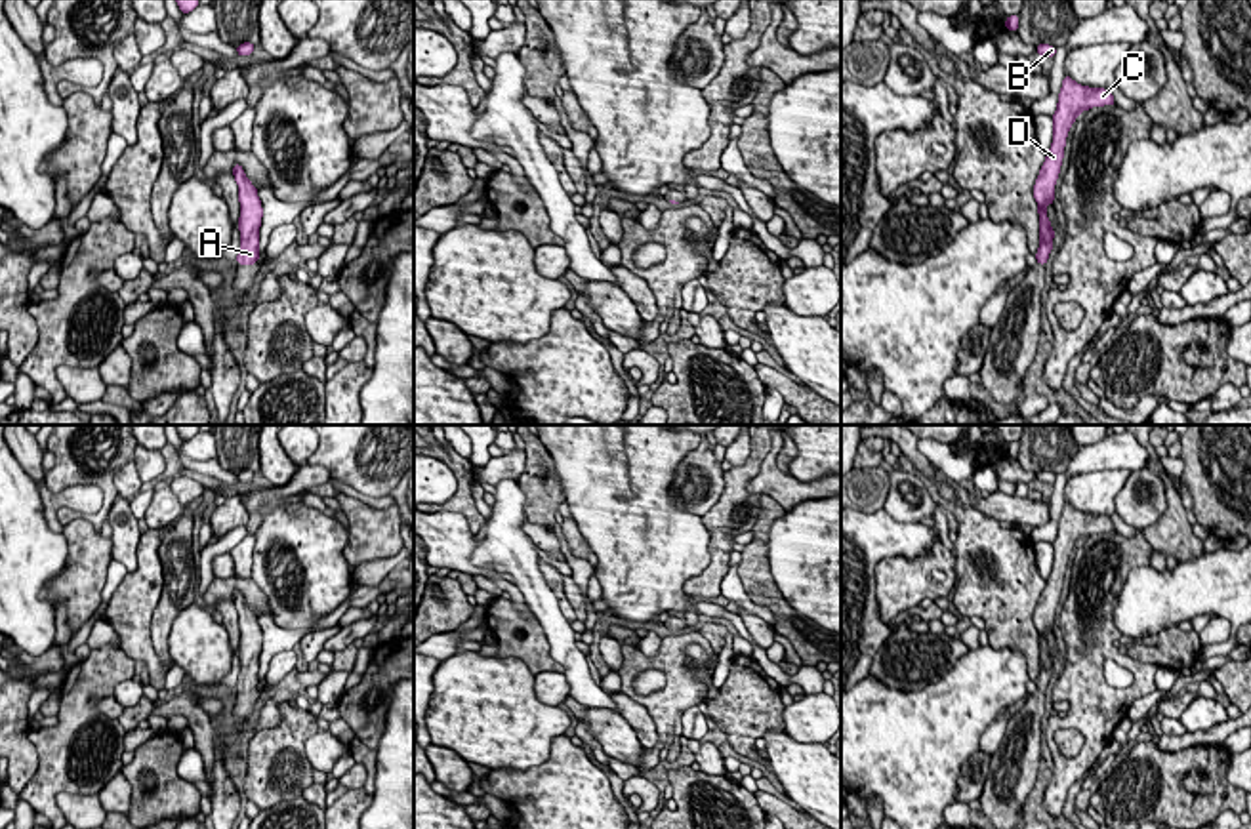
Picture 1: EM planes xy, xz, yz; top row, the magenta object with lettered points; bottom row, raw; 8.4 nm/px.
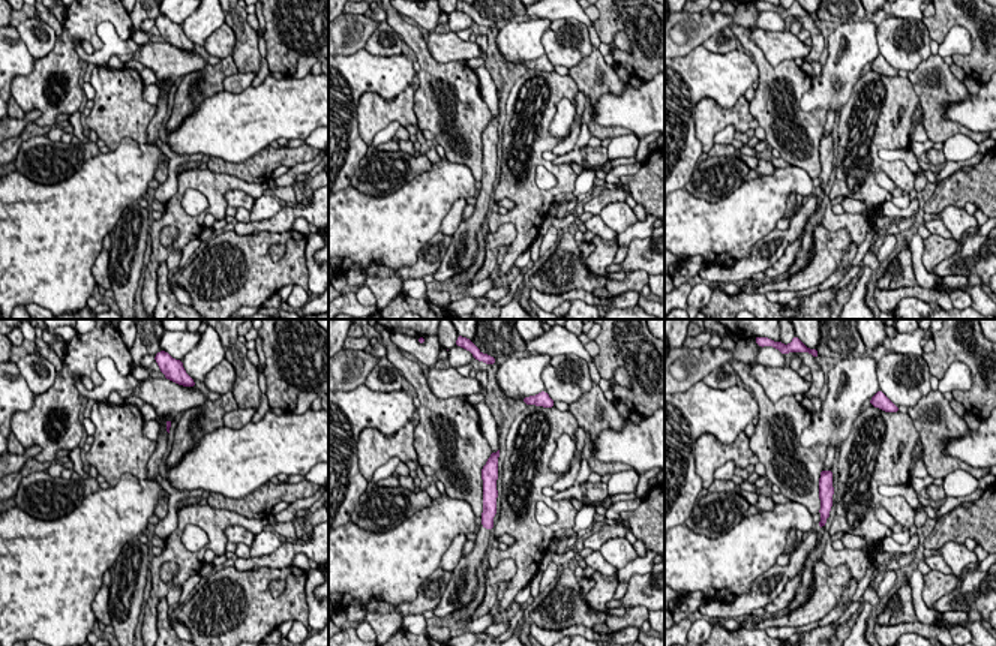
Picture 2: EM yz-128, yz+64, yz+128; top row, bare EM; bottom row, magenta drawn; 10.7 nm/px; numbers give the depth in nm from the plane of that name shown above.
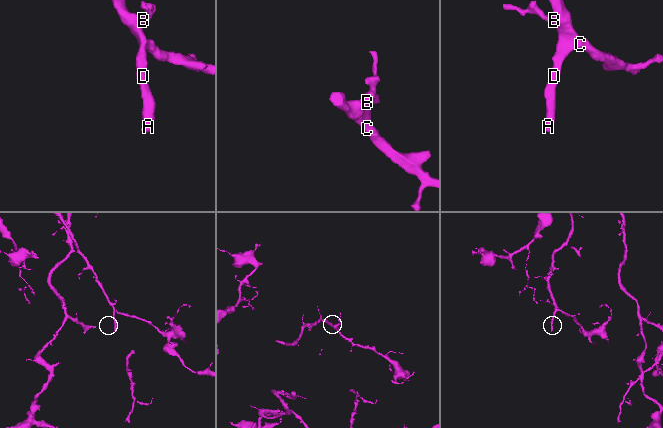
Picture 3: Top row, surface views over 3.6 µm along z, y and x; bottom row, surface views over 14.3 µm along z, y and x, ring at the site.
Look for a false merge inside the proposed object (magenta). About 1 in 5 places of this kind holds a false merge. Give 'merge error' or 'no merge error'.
no merge error

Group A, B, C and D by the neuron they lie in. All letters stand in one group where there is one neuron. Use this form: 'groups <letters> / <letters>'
groups A B C D

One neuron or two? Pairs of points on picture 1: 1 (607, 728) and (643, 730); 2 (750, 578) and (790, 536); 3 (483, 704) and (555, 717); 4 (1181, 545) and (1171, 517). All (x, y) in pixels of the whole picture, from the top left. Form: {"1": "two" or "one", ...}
{"1": "two", "2": "two", "3": "one", "4": "one"}

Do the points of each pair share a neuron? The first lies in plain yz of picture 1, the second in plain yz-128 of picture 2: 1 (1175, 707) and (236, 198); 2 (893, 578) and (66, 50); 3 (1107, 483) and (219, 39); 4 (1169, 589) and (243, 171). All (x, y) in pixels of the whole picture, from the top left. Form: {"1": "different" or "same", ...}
{"1": "same", "2": "same", "3": "different", "4": "different"}

